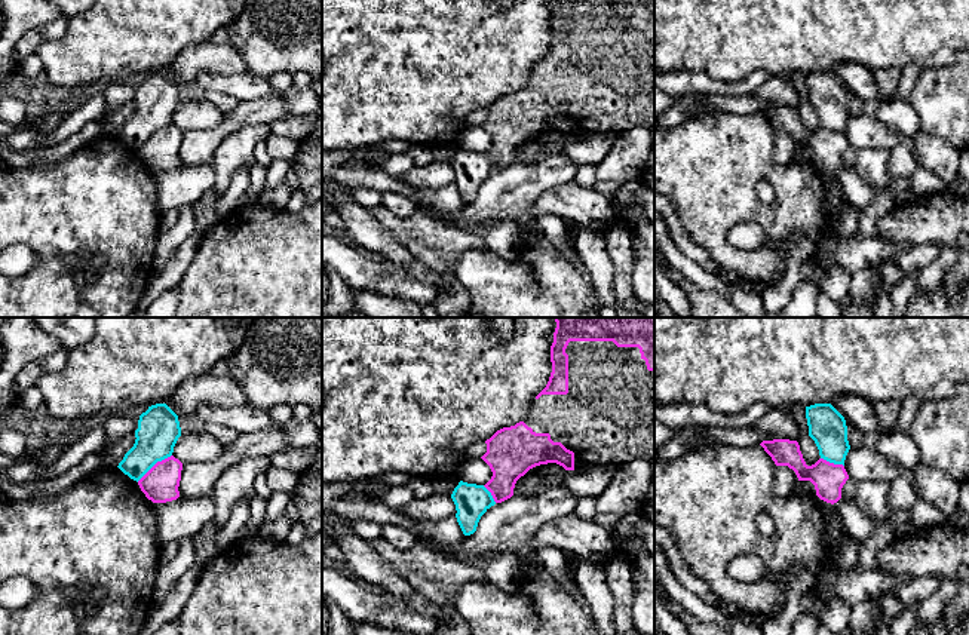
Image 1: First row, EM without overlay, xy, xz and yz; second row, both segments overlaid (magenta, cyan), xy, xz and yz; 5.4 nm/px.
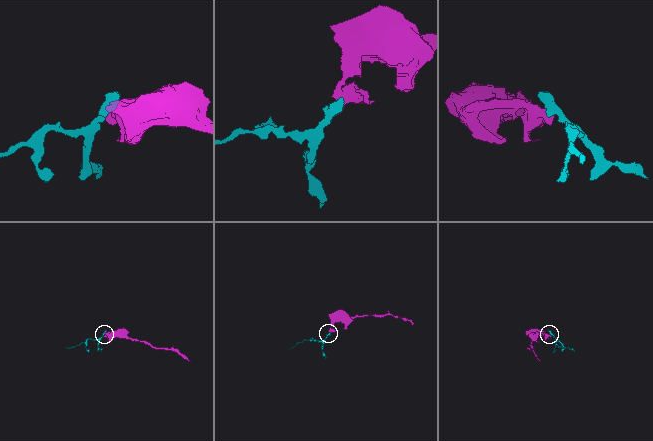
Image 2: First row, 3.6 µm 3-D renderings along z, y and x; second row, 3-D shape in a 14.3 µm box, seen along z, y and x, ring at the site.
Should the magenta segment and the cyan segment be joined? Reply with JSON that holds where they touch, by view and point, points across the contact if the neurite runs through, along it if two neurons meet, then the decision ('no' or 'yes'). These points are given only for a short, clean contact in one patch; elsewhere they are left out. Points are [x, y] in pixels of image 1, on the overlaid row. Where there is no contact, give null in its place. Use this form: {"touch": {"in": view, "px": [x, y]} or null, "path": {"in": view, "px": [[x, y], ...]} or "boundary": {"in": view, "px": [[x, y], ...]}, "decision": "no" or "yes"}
{"touch": {"in": "xy", "px": [155, 465]}, "boundary": {"in": "xy", "px": [[171, 454], [158, 460], [137, 481]]}, "decision": "no"}

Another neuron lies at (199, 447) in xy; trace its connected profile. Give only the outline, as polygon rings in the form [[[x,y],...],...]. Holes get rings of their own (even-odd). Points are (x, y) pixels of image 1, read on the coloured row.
[[[205,429],[197,433],[181,435],[172,455],[181,463],[211,461],[221,455],[224,445]]]

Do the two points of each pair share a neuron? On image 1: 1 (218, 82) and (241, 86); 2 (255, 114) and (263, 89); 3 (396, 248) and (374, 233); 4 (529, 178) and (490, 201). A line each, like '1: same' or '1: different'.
1: same
2: different
3: same
4: same

